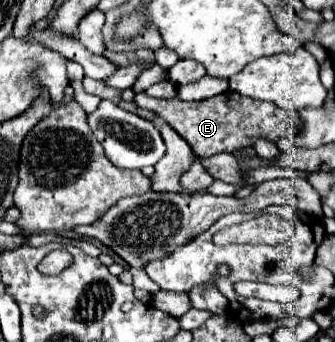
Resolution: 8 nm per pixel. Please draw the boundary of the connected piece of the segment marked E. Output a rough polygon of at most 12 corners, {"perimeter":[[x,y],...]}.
{"perimeter":[[234,91],[204,101],[154,99],[198,157],[236,151],[250,137],[294,137],[298,113]]}

